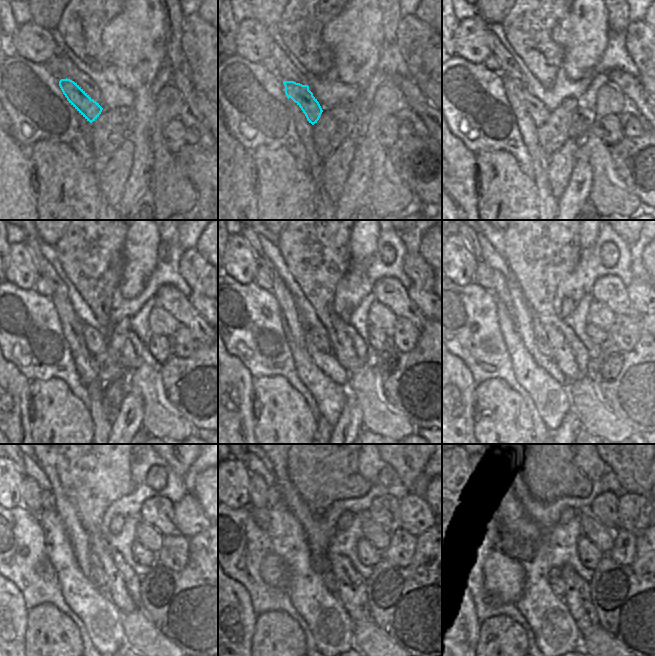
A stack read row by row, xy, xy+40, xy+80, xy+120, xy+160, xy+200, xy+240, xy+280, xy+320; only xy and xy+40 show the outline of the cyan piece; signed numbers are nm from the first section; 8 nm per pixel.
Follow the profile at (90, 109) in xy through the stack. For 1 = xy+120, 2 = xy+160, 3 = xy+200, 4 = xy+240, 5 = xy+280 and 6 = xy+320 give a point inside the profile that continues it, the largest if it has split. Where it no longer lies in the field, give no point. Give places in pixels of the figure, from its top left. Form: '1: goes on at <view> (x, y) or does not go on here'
1: goes on at xy+120 (94, 340)
2: goes on at xy+160 (321, 342)
3: goes on at xy+200 (541, 337)
4: goes on at xy+240 (98, 575)
5: goes on at xy+280 (329, 579)
6: goes on at xy+320 (557, 585)

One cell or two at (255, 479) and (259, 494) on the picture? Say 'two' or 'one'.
one

